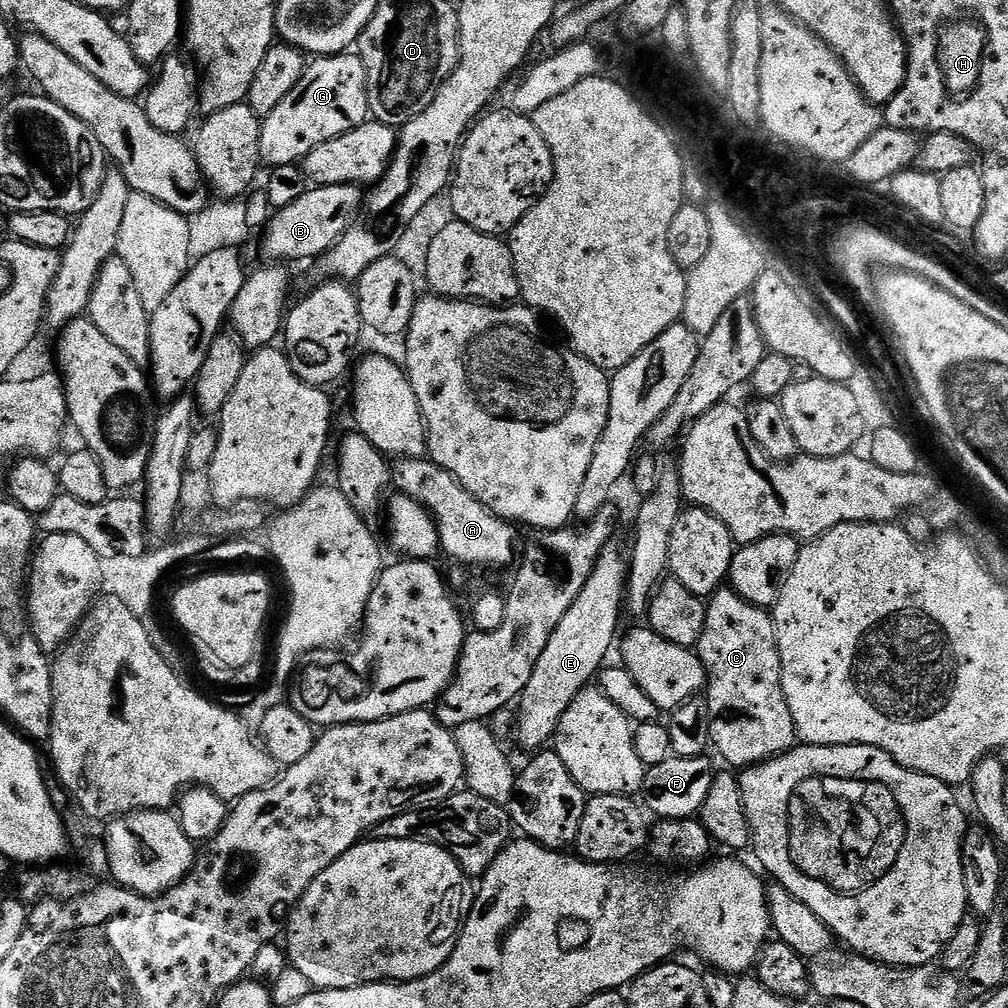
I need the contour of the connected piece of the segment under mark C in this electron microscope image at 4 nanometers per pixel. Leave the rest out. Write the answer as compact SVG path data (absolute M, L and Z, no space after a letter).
M722 586L716 592L712 593L706 604L706 622L702 630L702 638L698 645L698 655L704 663L704 674L706 677L706 699L708 702L708 713L710 714L710 738L711 747L716 748L716 752L725 760L727 767L732 770L743 770L750 768L754 764L761 764L764 760L773 760L775 756L781 756L783 752L789 752L790 749L797 747L798 737L794 718L790 714L790 706L786 706L786 694L782 690L782 674L780 673L780 651L776 641L776 624L772 621L771 611L754 606L746 602L737 592L733 592L731 587Z

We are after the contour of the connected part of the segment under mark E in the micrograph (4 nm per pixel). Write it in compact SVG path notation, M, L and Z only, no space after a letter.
M609 546L602 550L602 554L598 558L598 562L594 566L592 571L592 577L586 582L586 586L582 586L582 594L578 594L578 598L574 598L574 606L570 606L570 610L566 610L566 614L562 614L562 622L558 622L558 626L554 626L554 634L550 634L550 642L546 642L546 650L542 650L542 654L538 658L538 662L534 666L534 670L530 674L530 682L526 682L523 692L518 697L518 705L520 704L520 713L516 716L516 740L524 748L532 748L531 750L540 750L545 747L544 744L555 737L559 727L562 714L566 714L566 710L570 706L570 702L574 702L574 698L578 695L582 689L589 687L597 679L598 673L601 668L605 667L606 661L604 660L608 656L608 651L613 651L614 645L618 640L618 632L616 636L616 627L620 624L620 608L622 607L626 598L625 590L628 578L628 562L625 553L615 552L615 547Z

